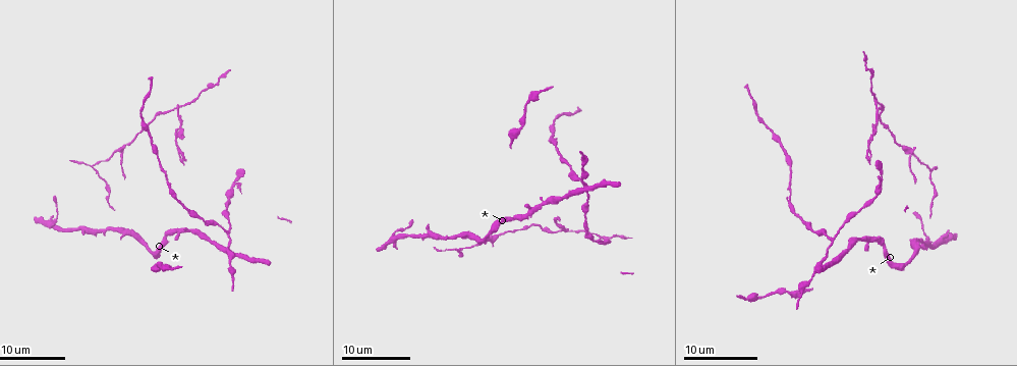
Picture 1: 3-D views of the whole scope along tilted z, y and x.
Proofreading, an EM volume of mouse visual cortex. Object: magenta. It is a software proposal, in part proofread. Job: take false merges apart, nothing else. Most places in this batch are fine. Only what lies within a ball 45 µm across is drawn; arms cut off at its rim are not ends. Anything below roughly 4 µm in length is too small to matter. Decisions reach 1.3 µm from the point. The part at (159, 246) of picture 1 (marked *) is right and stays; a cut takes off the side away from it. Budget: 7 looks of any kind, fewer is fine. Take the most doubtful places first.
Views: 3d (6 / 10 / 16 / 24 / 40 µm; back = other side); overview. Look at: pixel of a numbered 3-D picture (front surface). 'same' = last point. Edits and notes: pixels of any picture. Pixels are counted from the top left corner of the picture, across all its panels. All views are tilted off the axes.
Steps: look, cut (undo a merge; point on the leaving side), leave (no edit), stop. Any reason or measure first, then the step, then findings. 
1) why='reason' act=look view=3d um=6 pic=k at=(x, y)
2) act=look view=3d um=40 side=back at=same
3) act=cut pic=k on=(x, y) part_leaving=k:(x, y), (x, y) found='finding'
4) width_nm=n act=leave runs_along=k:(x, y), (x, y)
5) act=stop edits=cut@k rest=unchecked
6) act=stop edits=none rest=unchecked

why='side arm on a straight run' act=look view=3d um=16 pic=1 at=(176, 110)

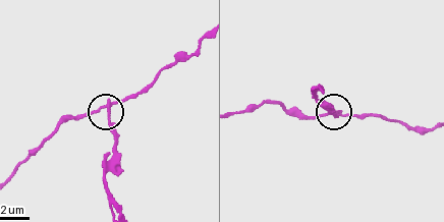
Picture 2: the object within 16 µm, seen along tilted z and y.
act=look view=3d um=6 pic=2 at=(106, 109)

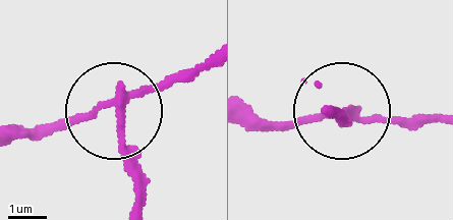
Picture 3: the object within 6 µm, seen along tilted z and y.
act=look view=3d um=6 side=back pic=3 at=(118, 110)

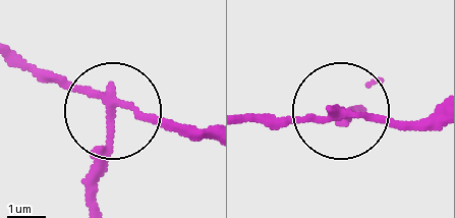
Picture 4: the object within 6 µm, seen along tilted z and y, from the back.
arms=3 act=leave runs_along=4:(431, 121), (344, 109), (360, 109) found='continuous, no second neuron'

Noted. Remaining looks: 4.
why='four arms meet' act=look view=3d um=16 pic=1 at=(832, 258)

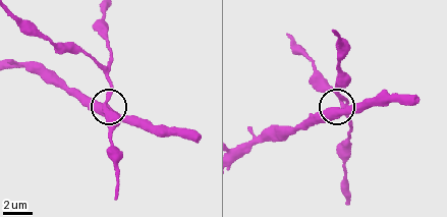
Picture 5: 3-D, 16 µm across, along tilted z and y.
act=look view=3d um=6 pic=5 at=(330, 108)

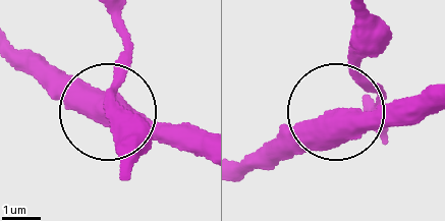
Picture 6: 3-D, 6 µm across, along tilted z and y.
arms=4 act=leave found='all the same neuron'

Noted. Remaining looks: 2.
why='sudden change in width' act=look view=3d um=16 pic=1 at=(178, 136)

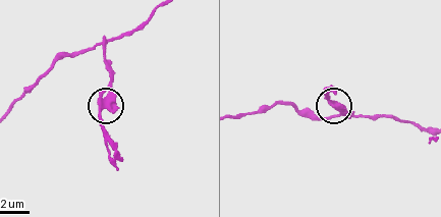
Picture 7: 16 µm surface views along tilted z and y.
why='zoom in' act=look view=3d um=6 pic=7 at=(104, 109)

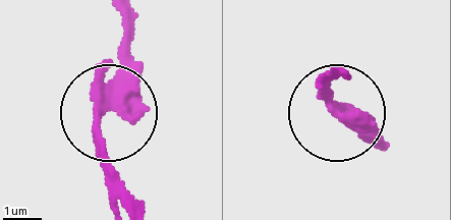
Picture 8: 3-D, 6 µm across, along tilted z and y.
act=leave found='one neuron here'

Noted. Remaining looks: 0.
act=stop edits=none rest=unchecked

